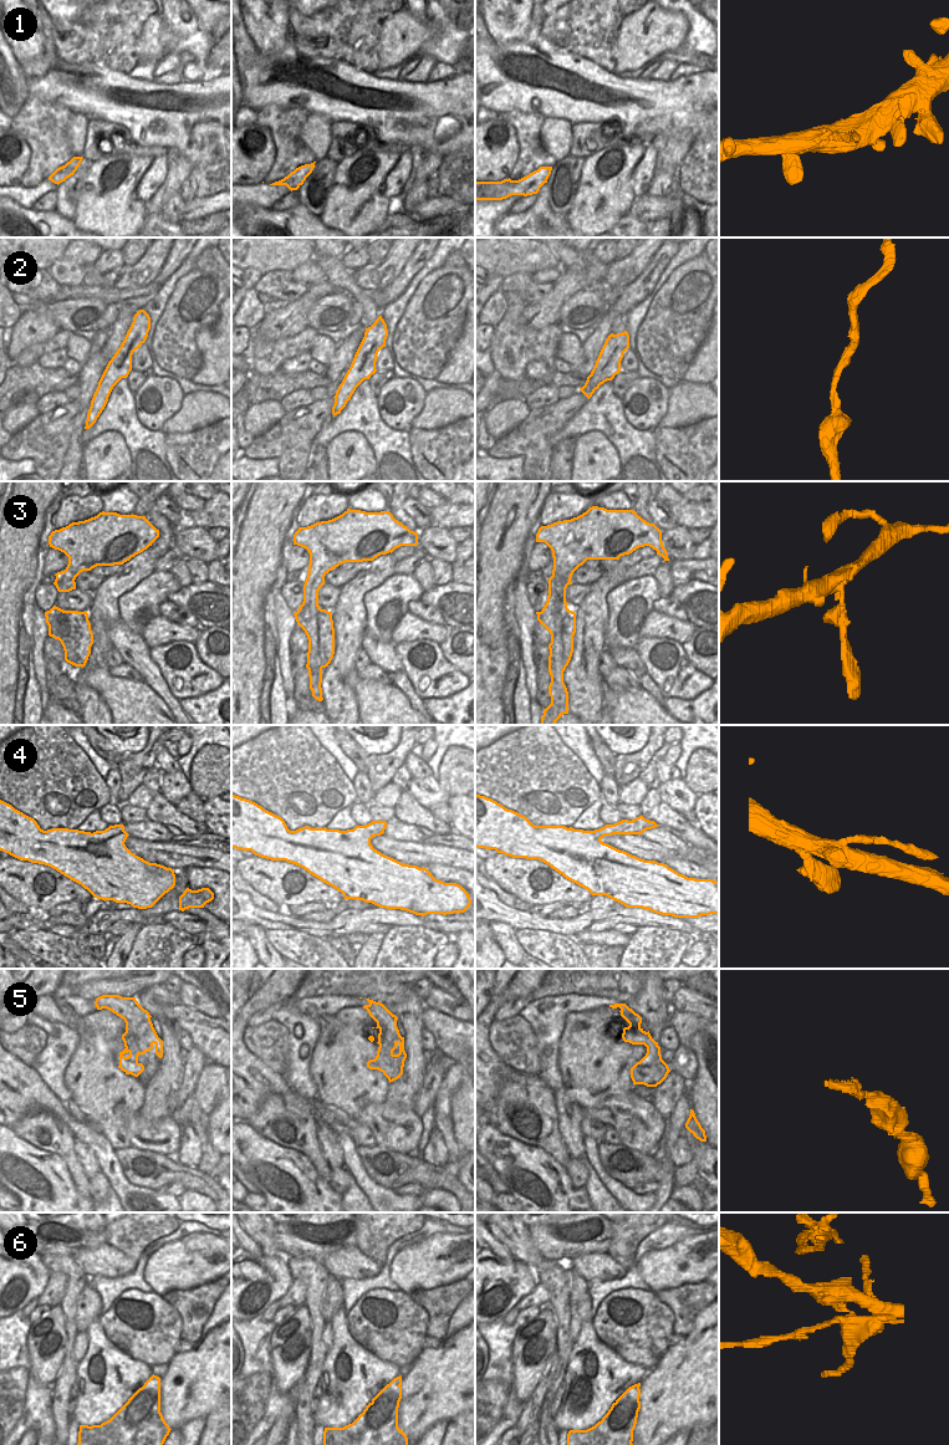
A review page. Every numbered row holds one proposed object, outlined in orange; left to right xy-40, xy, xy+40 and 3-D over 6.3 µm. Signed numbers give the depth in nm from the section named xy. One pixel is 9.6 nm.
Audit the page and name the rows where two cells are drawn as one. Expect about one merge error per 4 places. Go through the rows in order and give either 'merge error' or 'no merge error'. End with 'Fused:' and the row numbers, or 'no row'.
1: no merge error
2: no merge error
3: no merge error
4: no merge error
5: no merge error
6: merge error
Fused: 6

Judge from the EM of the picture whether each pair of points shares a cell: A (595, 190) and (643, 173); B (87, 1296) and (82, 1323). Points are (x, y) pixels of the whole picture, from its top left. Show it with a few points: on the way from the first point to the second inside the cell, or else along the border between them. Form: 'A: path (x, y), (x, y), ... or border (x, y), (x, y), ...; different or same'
A: border (646, 151), (632, 174), (632, 193), (634, 197); different
B: path (87, 1302), (87, 1311), (83, 1317); same

